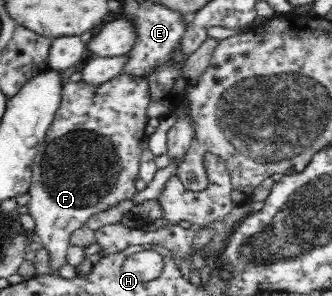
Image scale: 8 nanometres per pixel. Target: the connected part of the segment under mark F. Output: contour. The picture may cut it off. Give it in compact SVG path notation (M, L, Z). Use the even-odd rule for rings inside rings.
M139 74L116 75L100 84L80 80L64 84L61 103L38 155L32 164L31 189L28 214L35 220L35 233L40 237L43 249L48 251L49 274L58 275L67 263L70 235L78 230L91 215L107 209L123 199L132 199L137 192L134 179L139 175L144 153L141 142L147 137L145 127L150 119L147 109L151 105L149 78Z

